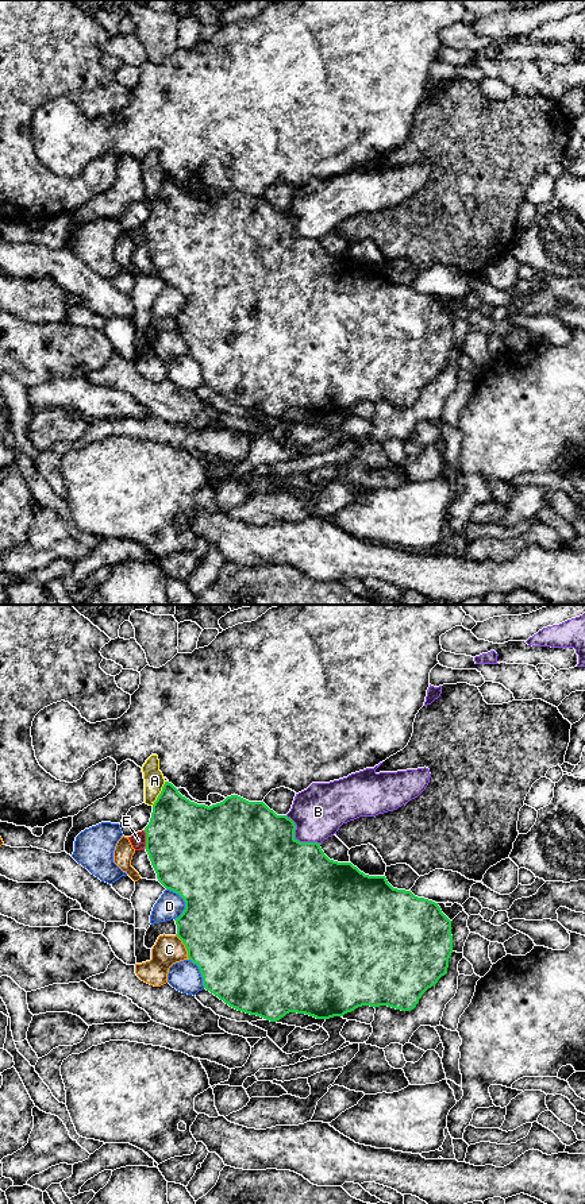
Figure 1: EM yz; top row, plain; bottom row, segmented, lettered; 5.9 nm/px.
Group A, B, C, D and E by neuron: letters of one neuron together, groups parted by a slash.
A E / B / C / D

